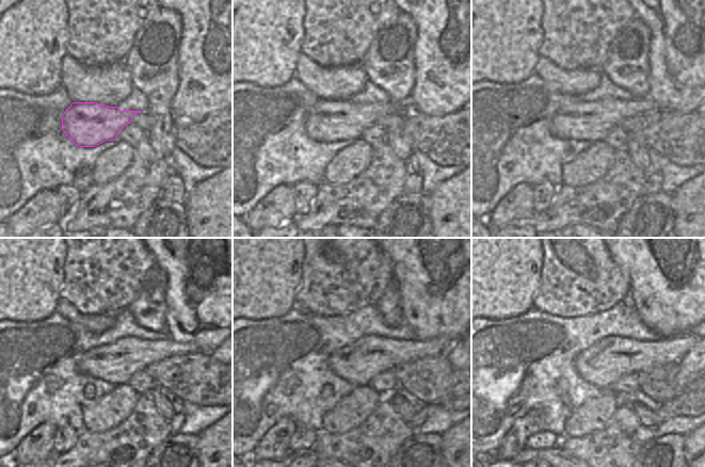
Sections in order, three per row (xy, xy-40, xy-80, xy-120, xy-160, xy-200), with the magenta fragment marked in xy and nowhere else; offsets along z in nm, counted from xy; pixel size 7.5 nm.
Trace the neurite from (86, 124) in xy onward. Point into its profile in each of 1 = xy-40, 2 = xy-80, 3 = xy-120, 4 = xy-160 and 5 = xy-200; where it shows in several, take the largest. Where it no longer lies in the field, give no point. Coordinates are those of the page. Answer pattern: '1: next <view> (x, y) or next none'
1: next xy-40 (330, 121)
2: next xy-80 (591, 122)
3: next xy-120 (116, 363)
4: next xy-160 (357, 364)
5: next xy-200 (606, 361)

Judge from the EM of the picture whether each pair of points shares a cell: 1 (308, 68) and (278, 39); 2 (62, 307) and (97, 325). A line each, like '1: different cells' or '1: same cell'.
1: different cells
2: same cell

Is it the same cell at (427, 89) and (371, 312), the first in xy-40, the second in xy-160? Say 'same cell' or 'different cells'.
different cells

